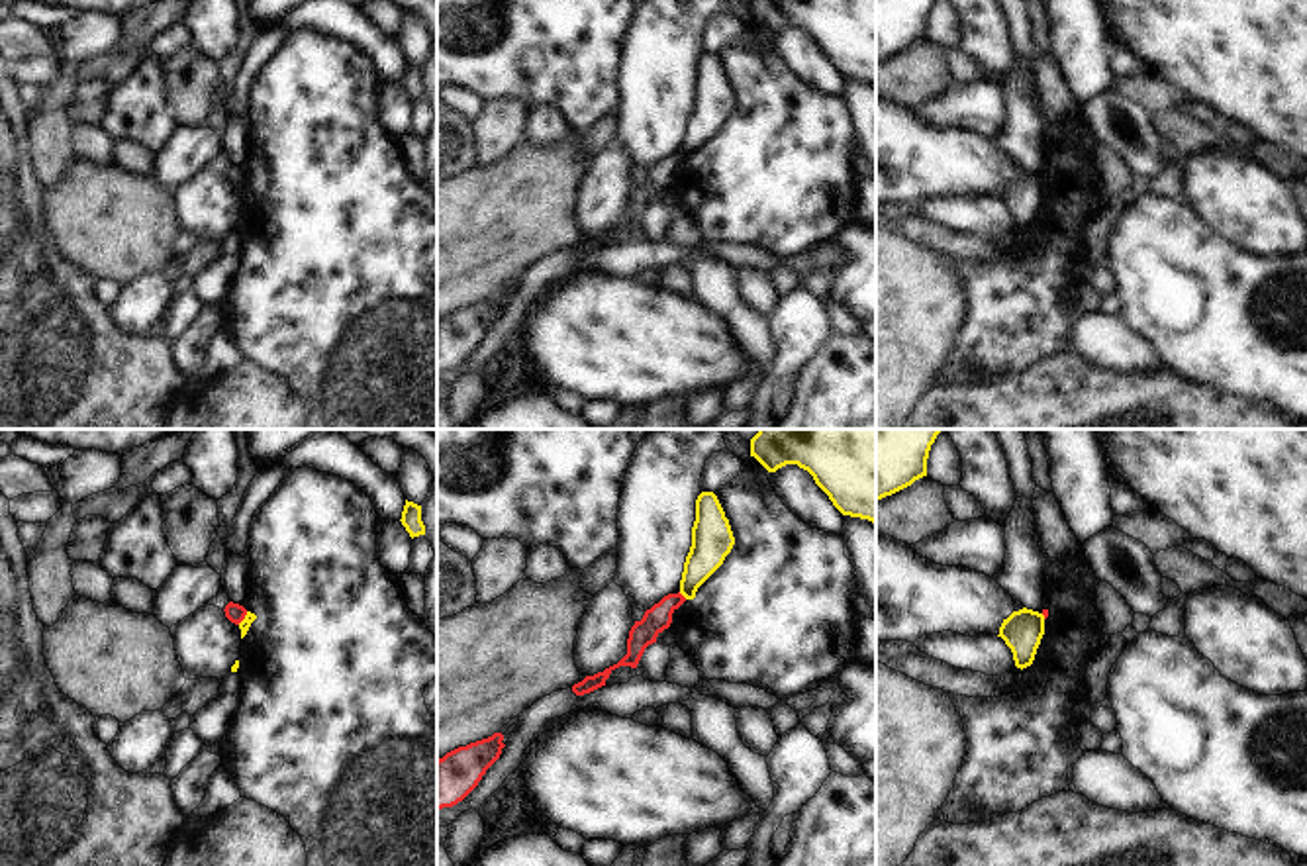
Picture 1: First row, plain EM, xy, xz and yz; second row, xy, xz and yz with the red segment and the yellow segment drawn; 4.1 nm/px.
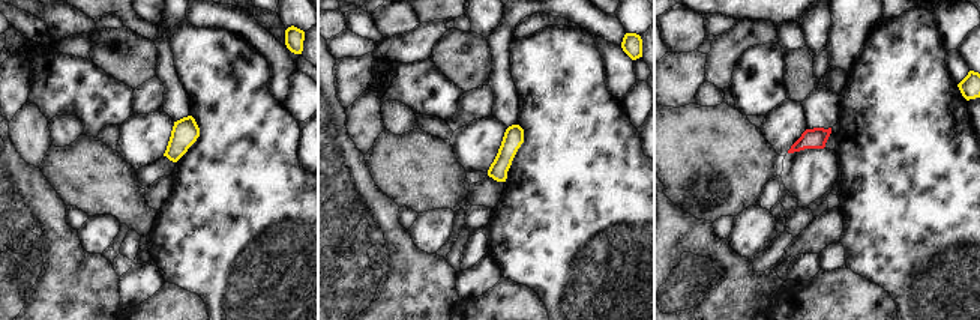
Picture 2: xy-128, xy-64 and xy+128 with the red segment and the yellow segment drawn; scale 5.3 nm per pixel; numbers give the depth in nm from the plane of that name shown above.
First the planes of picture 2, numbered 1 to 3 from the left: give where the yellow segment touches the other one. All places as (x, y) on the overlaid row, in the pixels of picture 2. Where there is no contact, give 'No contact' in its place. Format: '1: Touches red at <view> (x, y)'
1: No contact
2: No contact
3: No contact.

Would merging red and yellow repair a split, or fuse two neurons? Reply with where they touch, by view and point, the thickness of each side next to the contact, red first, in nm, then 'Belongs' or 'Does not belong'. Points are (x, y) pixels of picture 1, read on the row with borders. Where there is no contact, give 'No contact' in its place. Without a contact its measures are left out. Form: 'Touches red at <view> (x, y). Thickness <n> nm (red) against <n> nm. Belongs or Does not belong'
Touches red at xy (243, 618). Thickness 80 nm (red) against 50 nm. Does not belong.

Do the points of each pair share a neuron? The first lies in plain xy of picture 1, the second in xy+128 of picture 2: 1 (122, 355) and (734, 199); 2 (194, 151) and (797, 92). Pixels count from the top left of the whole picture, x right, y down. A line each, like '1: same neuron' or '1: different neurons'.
1: different neurons
2: different neurons

